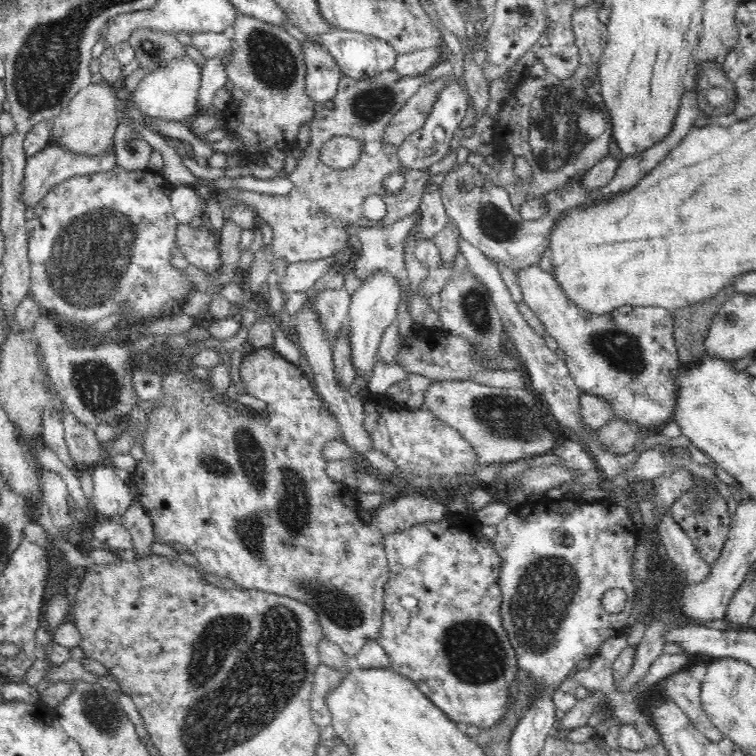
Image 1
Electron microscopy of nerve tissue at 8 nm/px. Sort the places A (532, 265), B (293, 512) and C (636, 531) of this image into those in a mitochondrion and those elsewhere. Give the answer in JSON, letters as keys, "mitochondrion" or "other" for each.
{"A":"other","B":"mitochondrion","C":"other"}

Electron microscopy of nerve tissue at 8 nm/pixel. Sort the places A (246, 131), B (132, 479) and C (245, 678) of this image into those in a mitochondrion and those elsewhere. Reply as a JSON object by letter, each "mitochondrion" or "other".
{"A":"other","B":"other","C":"mitochondrion"}

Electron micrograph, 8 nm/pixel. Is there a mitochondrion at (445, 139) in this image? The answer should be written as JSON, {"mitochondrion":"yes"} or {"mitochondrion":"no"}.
{"mitochondrion":"no"}

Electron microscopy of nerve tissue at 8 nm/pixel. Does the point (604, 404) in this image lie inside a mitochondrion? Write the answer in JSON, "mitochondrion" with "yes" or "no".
{"mitochondrion":"no"}

